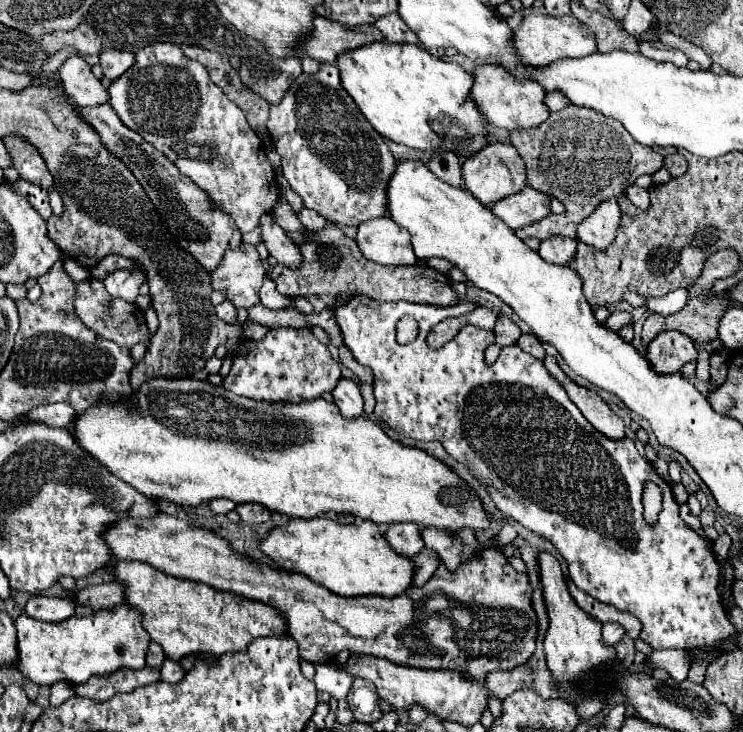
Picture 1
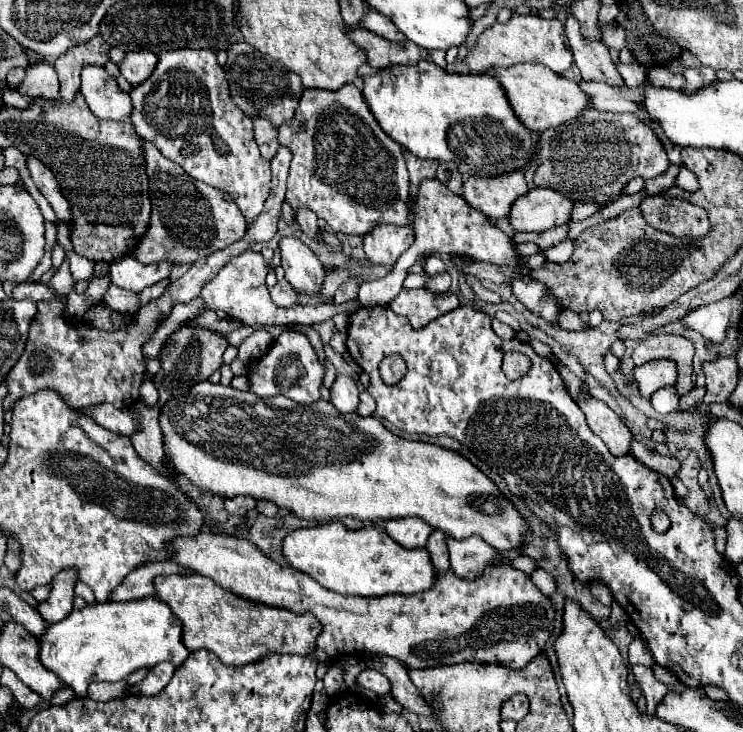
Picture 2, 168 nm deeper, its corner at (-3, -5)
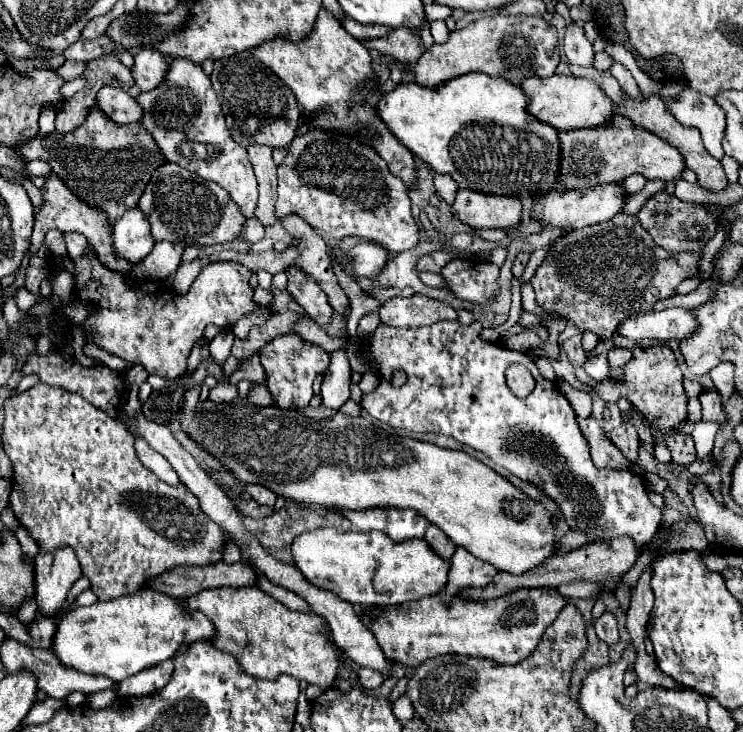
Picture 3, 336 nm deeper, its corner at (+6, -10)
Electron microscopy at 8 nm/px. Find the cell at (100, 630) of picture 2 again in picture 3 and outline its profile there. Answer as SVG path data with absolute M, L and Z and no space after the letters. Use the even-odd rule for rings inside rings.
M142 588L116 600L64 612L56 624L52 652L64 668L122 682L140 670L172 658L182 644L208 640L212 634L214 626L202 612L184 614L182 600Z

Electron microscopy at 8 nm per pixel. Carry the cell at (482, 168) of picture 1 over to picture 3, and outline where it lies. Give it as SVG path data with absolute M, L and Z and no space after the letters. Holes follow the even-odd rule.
M458 190L452 210L458 220L472 228L508 228L520 222L522 204L512 196L488 196L474 190Z

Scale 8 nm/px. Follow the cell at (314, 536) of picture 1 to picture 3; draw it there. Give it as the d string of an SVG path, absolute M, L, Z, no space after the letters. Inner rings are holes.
M316 528L308 530L294 538L292 542L292 556L294 566L304 574L304 578L332 594L336 594L340 600L346 600L350 604L358 606L396 606L410 600L420 600L430 594L438 594L446 586L448 576L448 562L440 560L424 540L406 540L400 544L394 544L394 540L388 540L382 532L342 532L336 528Z

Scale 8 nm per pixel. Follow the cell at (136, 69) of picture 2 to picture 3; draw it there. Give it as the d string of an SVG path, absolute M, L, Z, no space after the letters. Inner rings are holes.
M146 48L140 54L136 54L134 66L130 68L134 82L142 92L156 88L156 84L160 84L160 78L164 78L166 70L168 70L168 58L152 48Z

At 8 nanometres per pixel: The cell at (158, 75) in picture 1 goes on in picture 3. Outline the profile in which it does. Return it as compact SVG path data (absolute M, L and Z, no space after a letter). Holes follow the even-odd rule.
M188 58L168 60L168 72L160 86L150 92L142 92L136 98L144 110L140 124L152 134L156 146L168 162L176 162L200 178L220 184L224 190L228 190L230 198L236 202L244 216L254 216L258 202L256 176L246 148L234 142L224 122L224 112L210 84L210 78L204 74L200 64L194 64Z

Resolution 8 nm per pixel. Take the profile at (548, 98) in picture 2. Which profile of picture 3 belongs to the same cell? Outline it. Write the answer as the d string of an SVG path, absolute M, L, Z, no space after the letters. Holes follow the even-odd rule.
M550 76L550 78L524 78L520 84L522 92L528 96L526 112L536 120L552 126L554 130L576 130L576 128L592 128L606 122L612 116L614 104L612 100L600 90L600 86L586 78L576 76Z

